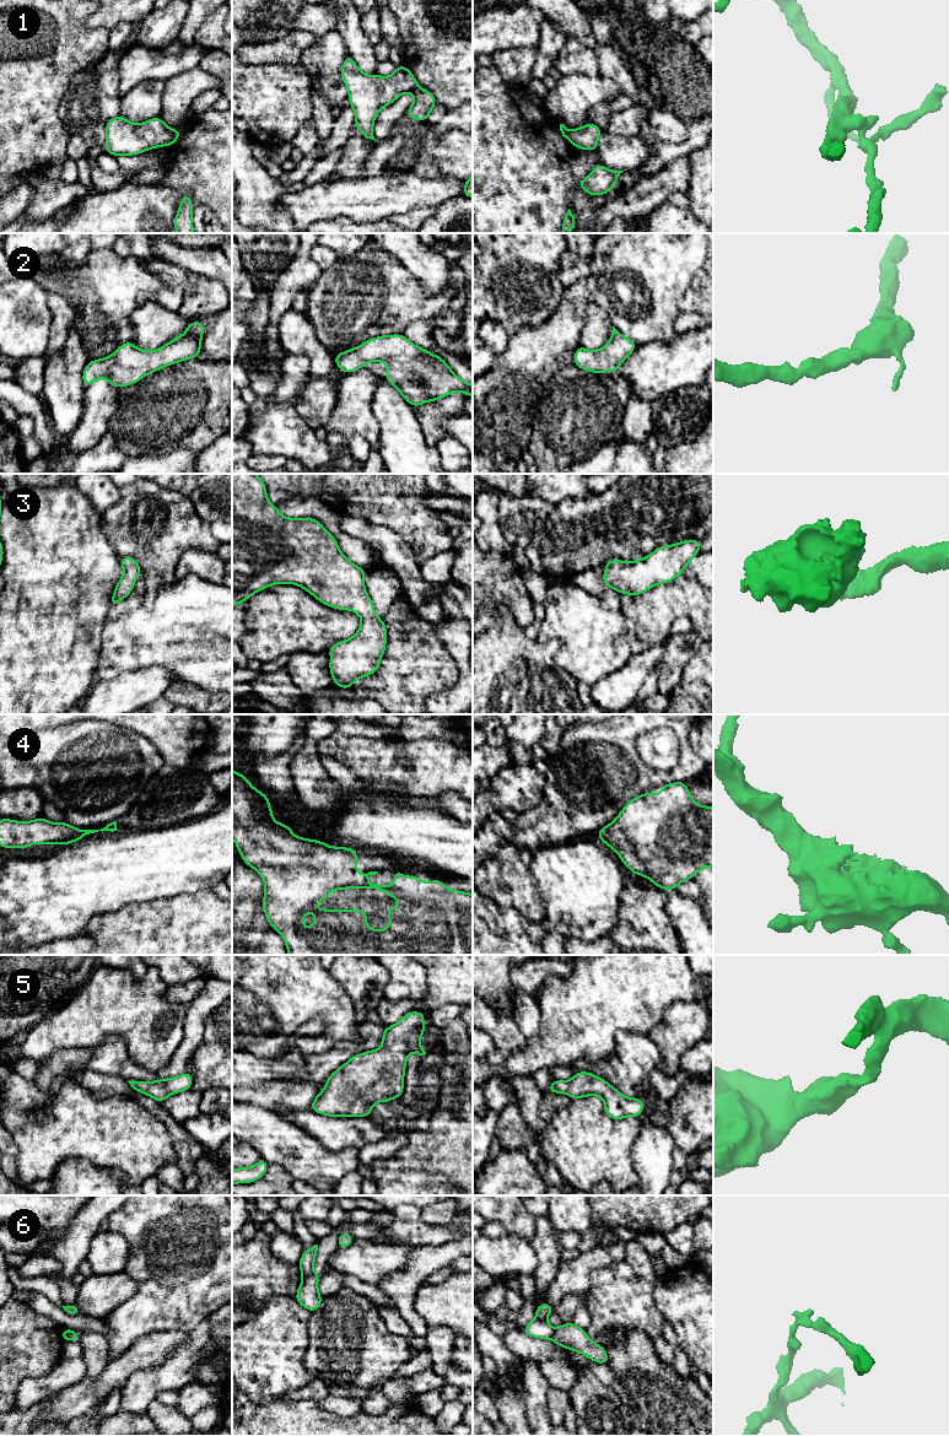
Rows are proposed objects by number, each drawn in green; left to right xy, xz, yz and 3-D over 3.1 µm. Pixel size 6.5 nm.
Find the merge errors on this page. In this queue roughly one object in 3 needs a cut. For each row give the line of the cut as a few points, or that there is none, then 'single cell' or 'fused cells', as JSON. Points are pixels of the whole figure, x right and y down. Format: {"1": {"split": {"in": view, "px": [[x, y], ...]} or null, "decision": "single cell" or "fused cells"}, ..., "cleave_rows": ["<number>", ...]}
{"1": {"split": {"in": "xz", "px": [[419, 86], [411, 91]]}, "decision": "fused cells"}, "2": {"split": null, "decision": "single cell"}, "3": {"split": null, "decision": "single cell"}, "4": {"split": null, "decision": "single cell"}, "5": {"split": null, "decision": "single cell"}, "6": {"split": {"in": "xz", "px": [[313, 1272], [302, 1277]]}, "decision": "fused cells"}, "cleave_rows": ["1", "6"]}

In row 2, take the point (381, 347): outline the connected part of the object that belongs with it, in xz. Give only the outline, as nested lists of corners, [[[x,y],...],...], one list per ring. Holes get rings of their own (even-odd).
[[[403,334],[381,335],[333,355],[336,367],[354,373],[370,362],[384,362],[385,380],[413,406],[441,400],[453,392],[473,396],[473,383],[460,379],[447,362],[416,346]]]

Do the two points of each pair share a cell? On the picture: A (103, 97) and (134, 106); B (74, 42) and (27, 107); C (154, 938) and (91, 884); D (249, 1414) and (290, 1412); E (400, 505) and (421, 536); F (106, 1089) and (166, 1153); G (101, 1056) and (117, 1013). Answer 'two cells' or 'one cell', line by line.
A: two cells
B: one cell
C: two cells
D: one cell
E: one cell
F: two cells
G: two cells

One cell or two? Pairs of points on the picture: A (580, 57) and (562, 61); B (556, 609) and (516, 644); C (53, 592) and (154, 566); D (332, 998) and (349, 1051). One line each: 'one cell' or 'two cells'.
A: one cell
B: two cells
C: two cells
D: two cells

